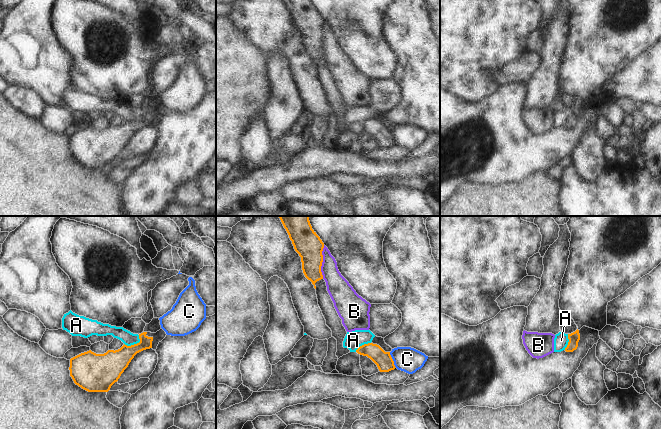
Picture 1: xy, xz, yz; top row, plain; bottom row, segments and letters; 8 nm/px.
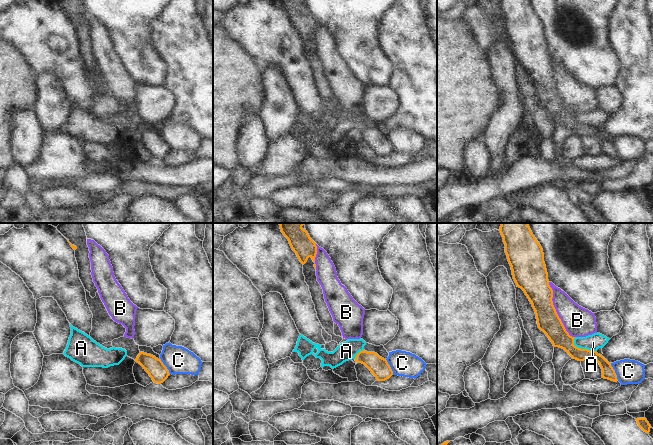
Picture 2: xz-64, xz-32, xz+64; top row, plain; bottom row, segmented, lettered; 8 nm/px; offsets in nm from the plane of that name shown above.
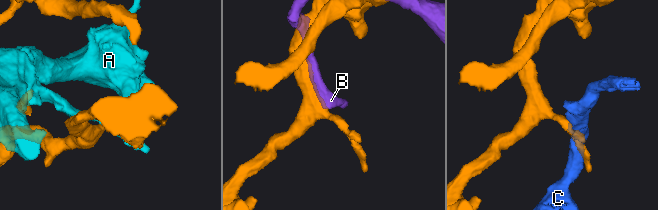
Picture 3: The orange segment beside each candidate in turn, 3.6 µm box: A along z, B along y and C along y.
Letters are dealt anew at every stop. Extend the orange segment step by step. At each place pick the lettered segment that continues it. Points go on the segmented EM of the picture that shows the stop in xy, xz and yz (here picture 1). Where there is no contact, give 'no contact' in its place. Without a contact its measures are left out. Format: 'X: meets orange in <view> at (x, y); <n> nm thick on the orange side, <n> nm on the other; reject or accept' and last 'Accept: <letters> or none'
A: meets orange in xy at (134, 344); 220 nm thick on the orange side, 110 nm on the other; reject
B: meets orange in xz at (322, 261); 220 nm thick on the orange side, 180 nm on the other; reject
C: meets orange in xz at (392, 360); 140 nm thick on the orange side, 200 nm on the other; reject
Accept: none

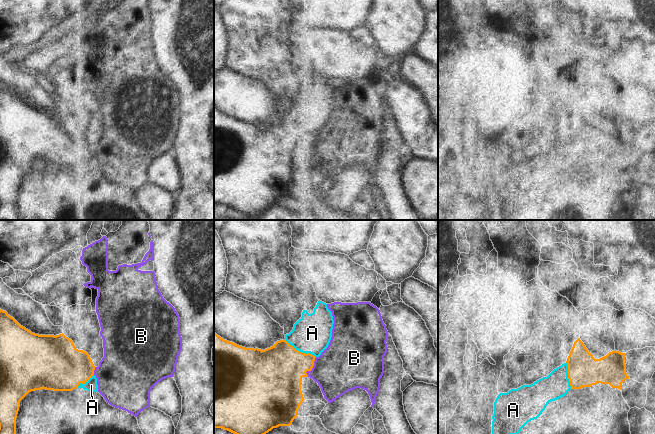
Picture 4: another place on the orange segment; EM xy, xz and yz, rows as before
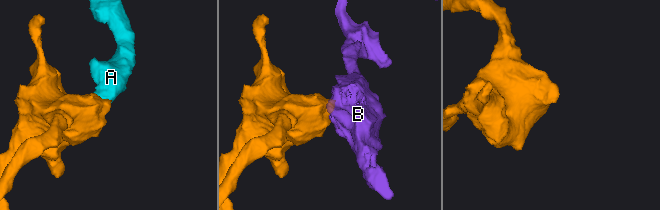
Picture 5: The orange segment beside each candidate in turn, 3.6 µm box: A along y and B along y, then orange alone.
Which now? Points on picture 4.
A: meets orange in xz at (299, 351); 420 nm thick on the orange side, 300 nm on the other; accept
B: meets orange in xz at (312, 367); 380 nm thick on the orange side, 400 nm on the other; reject
Accept: A

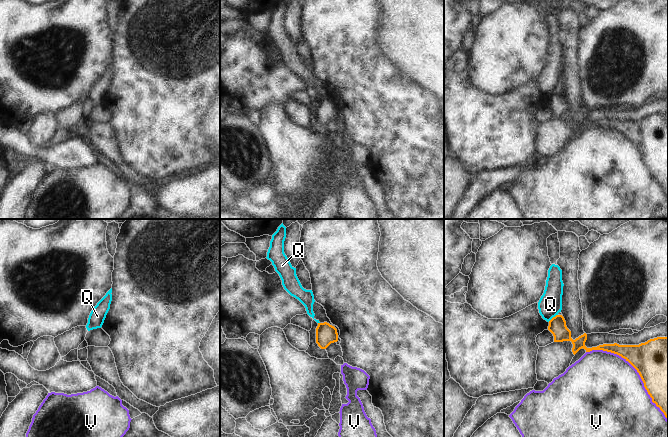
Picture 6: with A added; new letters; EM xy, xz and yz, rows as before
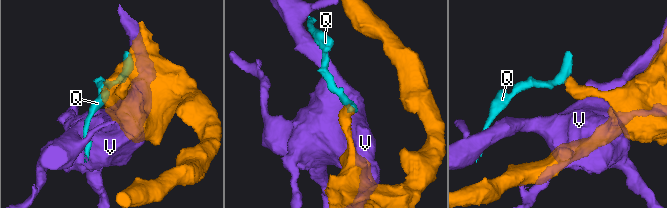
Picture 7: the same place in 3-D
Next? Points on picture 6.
Q: meets orange in yz at (553, 317); 140 nm thick on the orange side, 190 nm on the other; reject
V: meets orange in yz at (636, 369); 460 nm thick on the orange side, 500 nm on the other; reject
Accept: none

